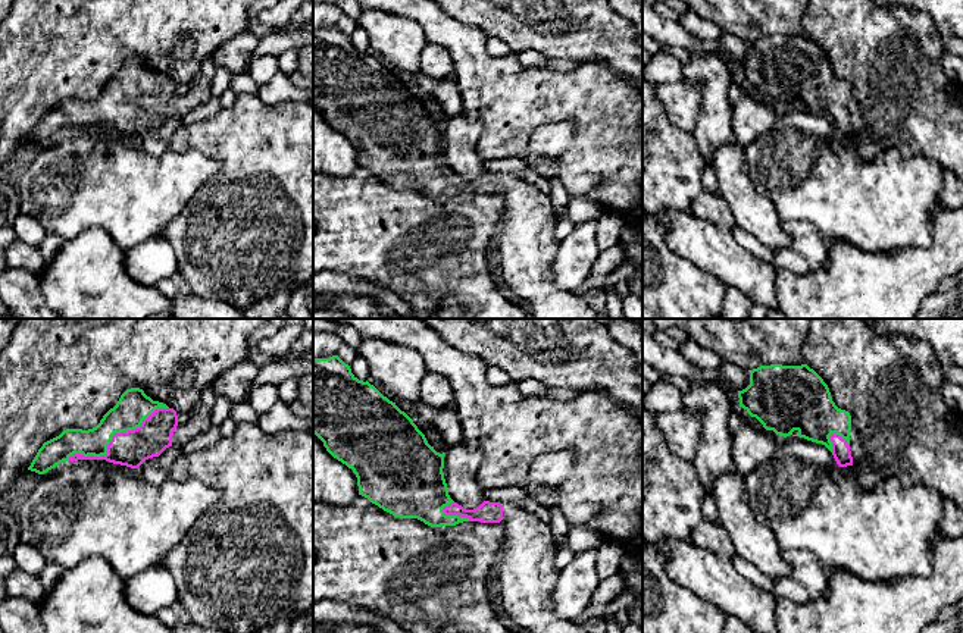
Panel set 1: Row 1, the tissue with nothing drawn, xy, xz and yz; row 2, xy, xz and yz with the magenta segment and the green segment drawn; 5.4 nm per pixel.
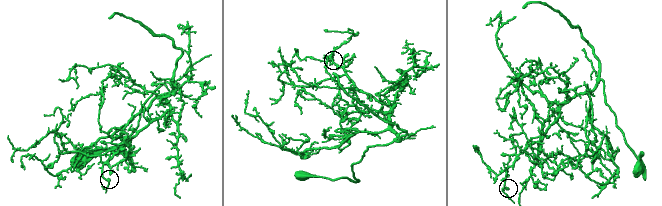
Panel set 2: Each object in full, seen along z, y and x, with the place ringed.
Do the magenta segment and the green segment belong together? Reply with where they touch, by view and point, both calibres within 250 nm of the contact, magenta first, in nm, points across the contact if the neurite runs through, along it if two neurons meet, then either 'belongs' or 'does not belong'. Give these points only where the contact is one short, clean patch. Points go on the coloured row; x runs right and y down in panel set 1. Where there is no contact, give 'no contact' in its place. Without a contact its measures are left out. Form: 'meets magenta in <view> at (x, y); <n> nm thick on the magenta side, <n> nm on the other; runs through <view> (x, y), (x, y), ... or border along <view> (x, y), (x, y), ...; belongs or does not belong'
meets magenta in xy at (112, 436); 200 nm thick on the magenta side, 180 nm on the other; belongs

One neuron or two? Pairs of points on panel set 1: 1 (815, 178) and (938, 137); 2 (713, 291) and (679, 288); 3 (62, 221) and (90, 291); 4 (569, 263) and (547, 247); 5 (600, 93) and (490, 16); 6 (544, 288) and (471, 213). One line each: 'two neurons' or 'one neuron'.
1: two neurons
2: one neuron
3: two neurons
4: two neurons
5: two neurons
6: two neurons

